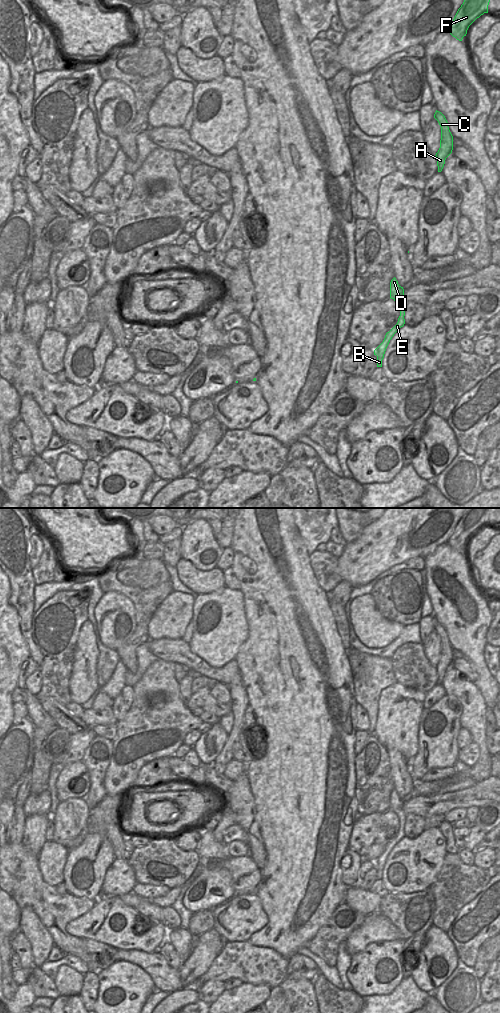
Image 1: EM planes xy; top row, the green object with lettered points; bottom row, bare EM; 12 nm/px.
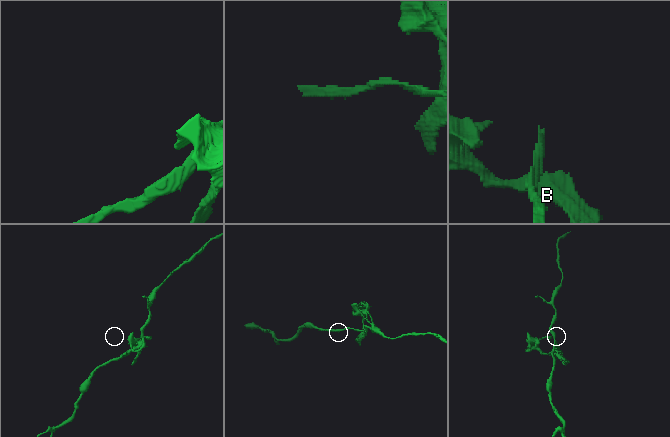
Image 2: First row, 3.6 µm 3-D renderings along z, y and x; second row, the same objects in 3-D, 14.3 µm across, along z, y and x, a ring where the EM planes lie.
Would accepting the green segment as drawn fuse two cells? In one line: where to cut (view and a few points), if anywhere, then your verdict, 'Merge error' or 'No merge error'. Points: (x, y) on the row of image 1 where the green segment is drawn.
Split along xy (403, 289), (394, 299). Merge error.

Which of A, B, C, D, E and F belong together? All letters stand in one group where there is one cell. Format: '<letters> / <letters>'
A C D F / B E

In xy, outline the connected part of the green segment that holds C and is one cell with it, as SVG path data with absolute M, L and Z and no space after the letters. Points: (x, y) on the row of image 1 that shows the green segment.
M436 110L434 118L438 121L441 127L440 148L435 155L437 159L438 172L441 172L446 158L452 153L453 150L453 136L449 130L448 122L441 112Z

